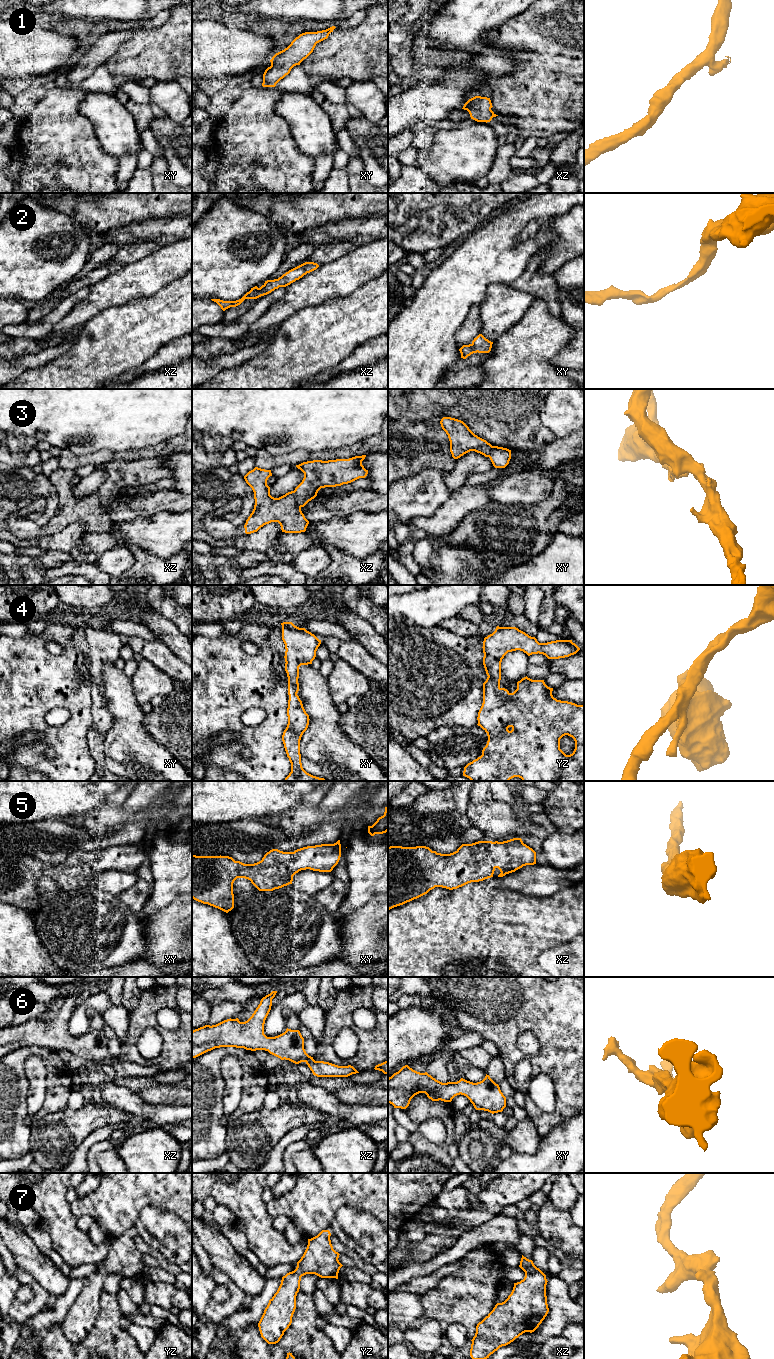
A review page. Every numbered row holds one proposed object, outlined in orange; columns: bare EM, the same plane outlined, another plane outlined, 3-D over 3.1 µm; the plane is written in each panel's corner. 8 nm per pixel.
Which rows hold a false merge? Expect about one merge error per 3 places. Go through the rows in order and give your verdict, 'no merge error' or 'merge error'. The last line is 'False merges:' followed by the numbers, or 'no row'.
1: no merge error
2: no merge error
3: merge error
4: no merge error
5: no merge error
6: no merge error
7: no merge error
False merges: 3

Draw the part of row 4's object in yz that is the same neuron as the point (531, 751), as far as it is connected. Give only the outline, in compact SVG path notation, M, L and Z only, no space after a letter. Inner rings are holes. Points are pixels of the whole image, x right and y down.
M499 626L484 638L482 648L483 665L488 677L483 683L483 703L478 712L477 725L487 733L488 741L482 755L464 767L463 776L471 781L509 781L514 777L522 781L584 781L584 705L557 700L552 695L553 688L548 687L544 680L532 680L527 676L517 682L513 693L500 687L501 662L508 652L520 650L528 656L539 653L548 659L559 659L576 654L580 648L572 640L539 643L535 637L516 627ZM565 735L575 741L575 749L570 755L560 749L560 739Z

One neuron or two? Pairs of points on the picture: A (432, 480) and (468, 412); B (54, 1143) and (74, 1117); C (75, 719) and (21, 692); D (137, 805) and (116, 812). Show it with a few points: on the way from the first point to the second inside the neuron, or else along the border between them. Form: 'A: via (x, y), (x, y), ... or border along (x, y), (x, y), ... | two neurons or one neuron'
A: border along (435, 468), (425, 468), (412, 475) | two neurons
B: via (58, 1137), (72, 1123) | one neuron
C: via (68, 704), (65, 701), (40, 701), (36, 698) | one neuron
D: via (132, 805), (124, 812), (121, 812) | one neuron

